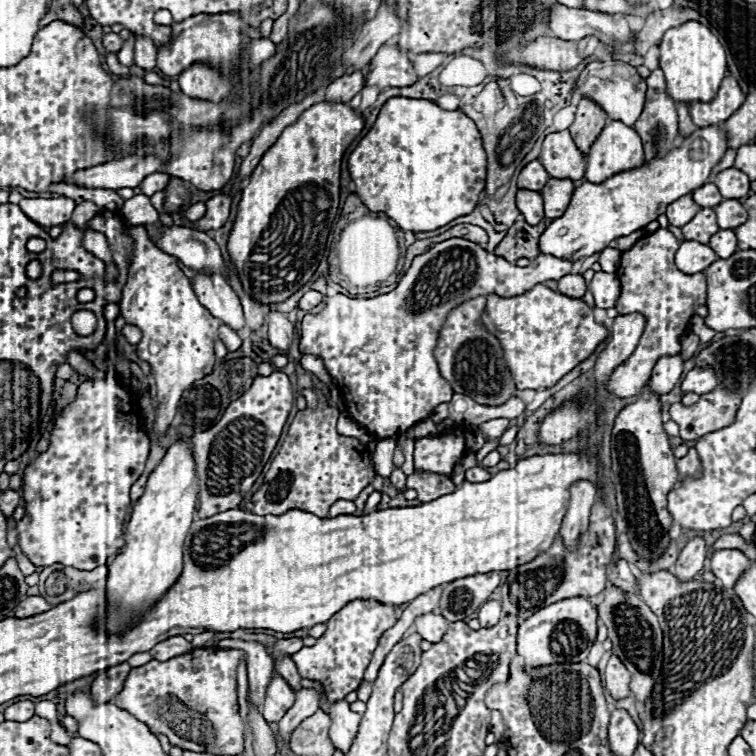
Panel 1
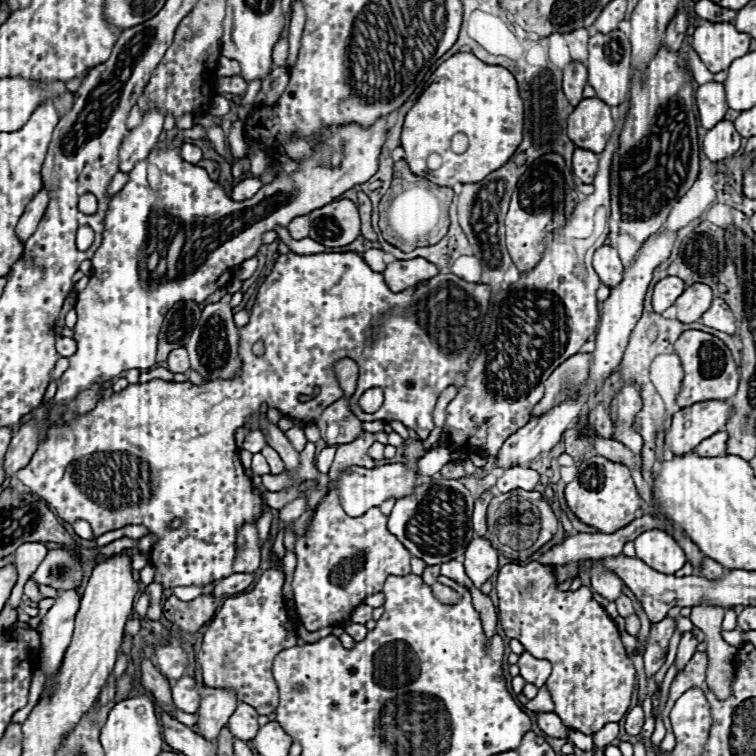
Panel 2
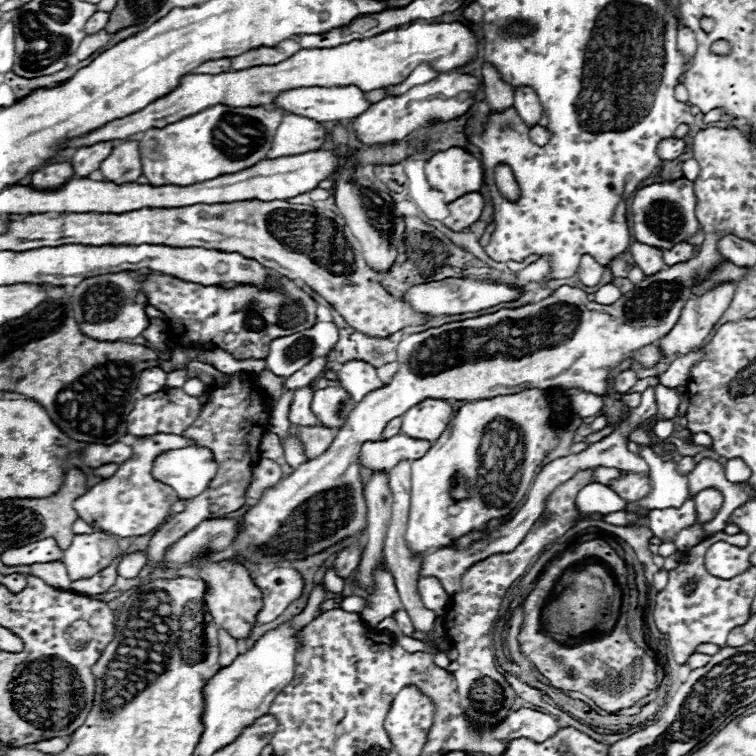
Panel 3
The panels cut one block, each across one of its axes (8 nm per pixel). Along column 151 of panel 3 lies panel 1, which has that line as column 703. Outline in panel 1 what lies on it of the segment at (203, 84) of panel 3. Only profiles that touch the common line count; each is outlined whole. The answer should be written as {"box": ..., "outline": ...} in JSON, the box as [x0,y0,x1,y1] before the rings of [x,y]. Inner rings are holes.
{"box":[690,76,746,128],"outline":[[[726,76],[722,80],[722,86],[720,86],[714,102],[708,102],[708,104],[696,102],[690,106],[690,114],[698,128],[720,126],[744,104],[744,100],[746,100],[746,96],[742,94],[738,82],[732,76]]]}

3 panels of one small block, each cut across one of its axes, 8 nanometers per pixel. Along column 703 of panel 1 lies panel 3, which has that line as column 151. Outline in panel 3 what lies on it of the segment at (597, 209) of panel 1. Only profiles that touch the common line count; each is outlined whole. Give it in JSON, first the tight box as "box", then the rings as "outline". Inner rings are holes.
{"box":[140,104,282,186],"outline":[[[224,104],[212,106],[208,110],[202,110],[200,114],[192,114],[188,118],[182,118],[180,122],[168,124],[164,128],[150,128],[140,136],[140,162],[142,162],[142,174],[148,178],[148,184],[152,186],[192,186],[196,182],[206,182],[224,174],[236,174],[240,170],[252,168],[258,162],[262,162],[270,150],[274,132],[282,120],[280,110],[266,110],[264,106],[254,108],[228,108]]]}

